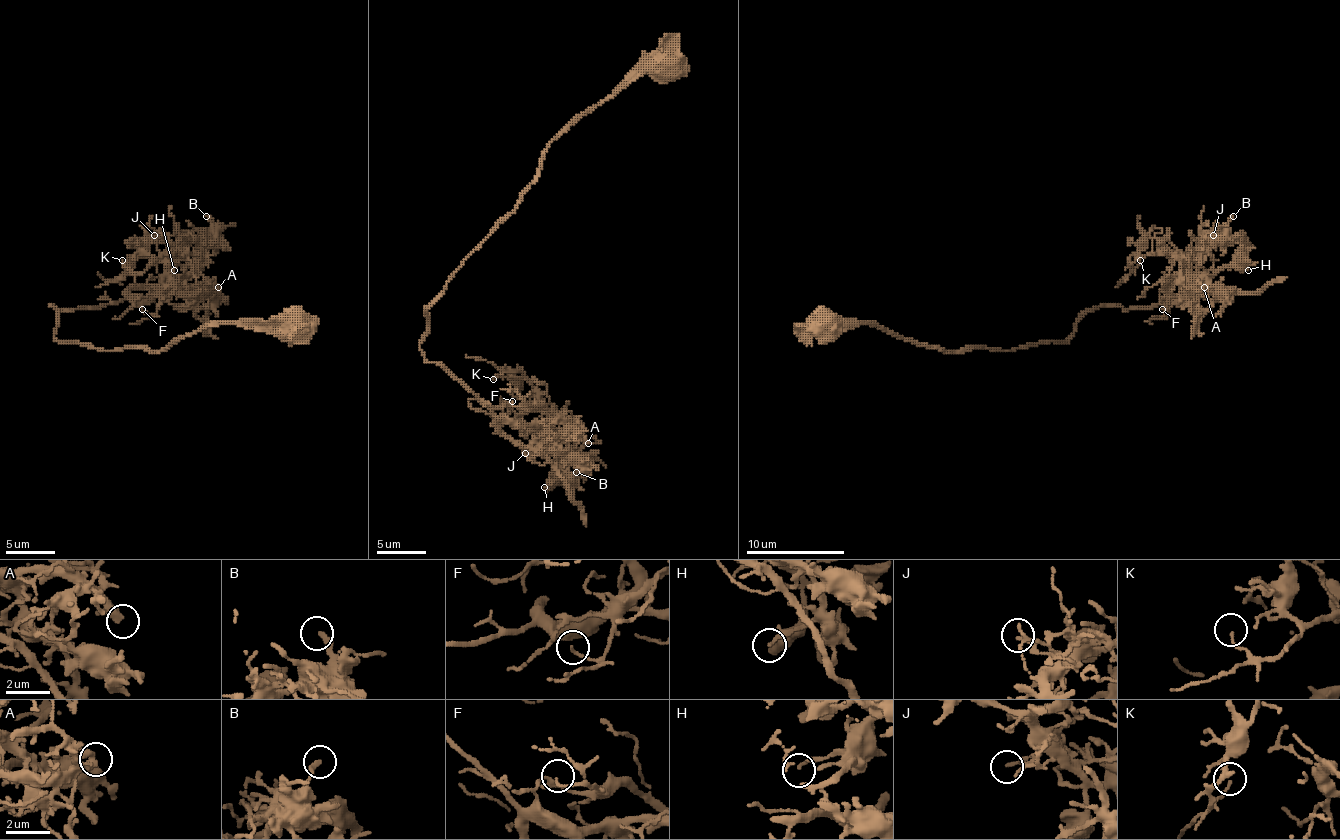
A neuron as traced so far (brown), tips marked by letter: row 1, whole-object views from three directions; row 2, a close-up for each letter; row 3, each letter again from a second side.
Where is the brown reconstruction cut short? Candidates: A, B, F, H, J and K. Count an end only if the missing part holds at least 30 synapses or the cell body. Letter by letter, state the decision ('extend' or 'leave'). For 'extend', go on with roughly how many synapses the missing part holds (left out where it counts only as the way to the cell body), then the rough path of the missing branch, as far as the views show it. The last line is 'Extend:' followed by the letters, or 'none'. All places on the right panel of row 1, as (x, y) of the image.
A: extend | 35 syn | (1204, 287), (1228, 257)
B: leave
F: leave
H: leave
J: leave
K: leave
Extend: A

